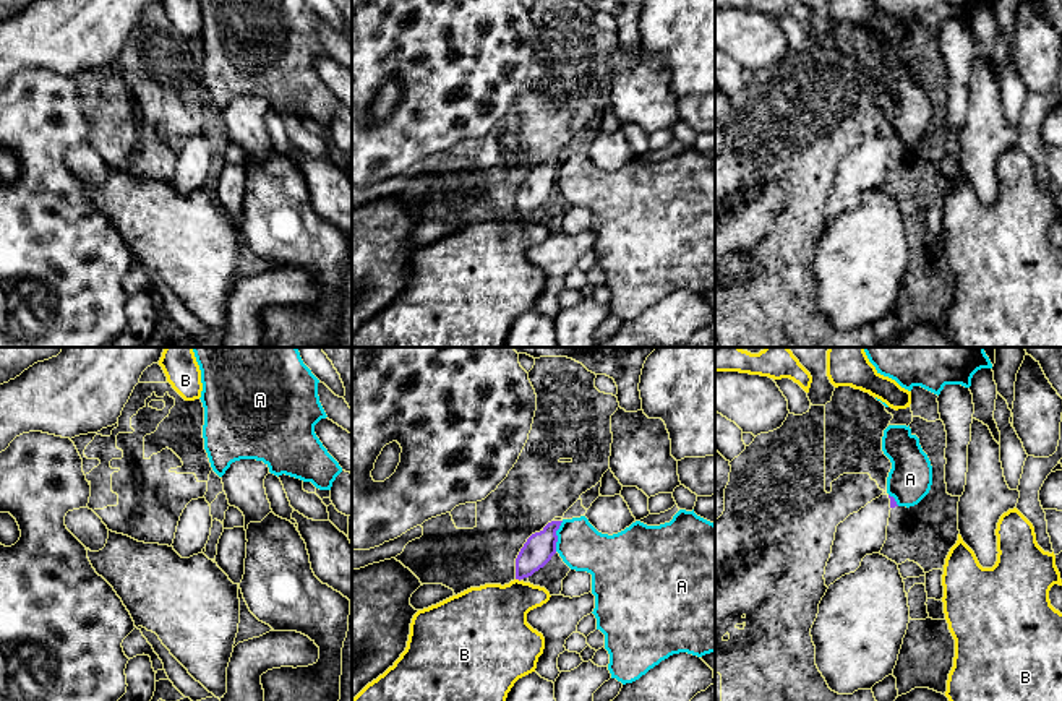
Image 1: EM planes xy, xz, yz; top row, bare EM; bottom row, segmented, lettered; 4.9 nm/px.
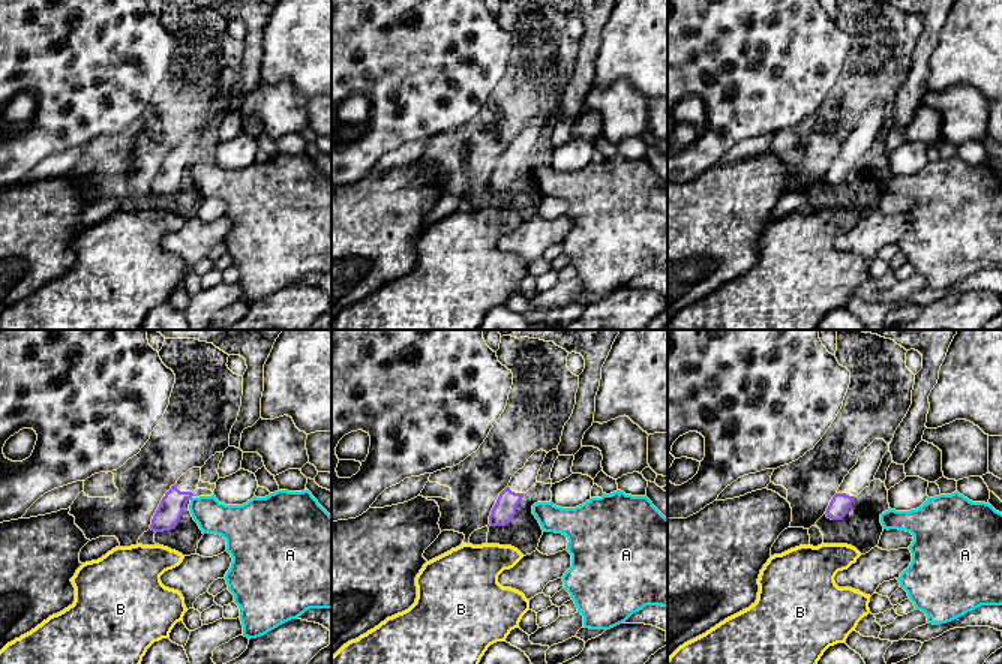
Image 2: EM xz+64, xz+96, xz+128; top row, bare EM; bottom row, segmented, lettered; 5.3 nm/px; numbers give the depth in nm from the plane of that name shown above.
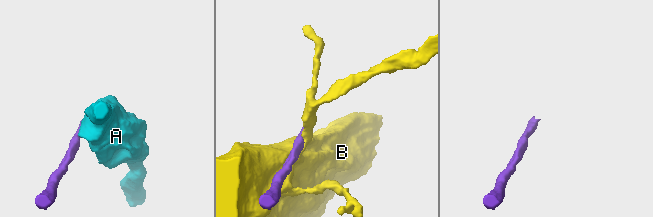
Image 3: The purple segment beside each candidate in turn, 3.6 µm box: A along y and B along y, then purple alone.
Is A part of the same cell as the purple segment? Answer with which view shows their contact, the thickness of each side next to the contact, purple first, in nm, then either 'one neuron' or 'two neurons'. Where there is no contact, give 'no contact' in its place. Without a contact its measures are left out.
xz | 150/220 nm | two neurons

